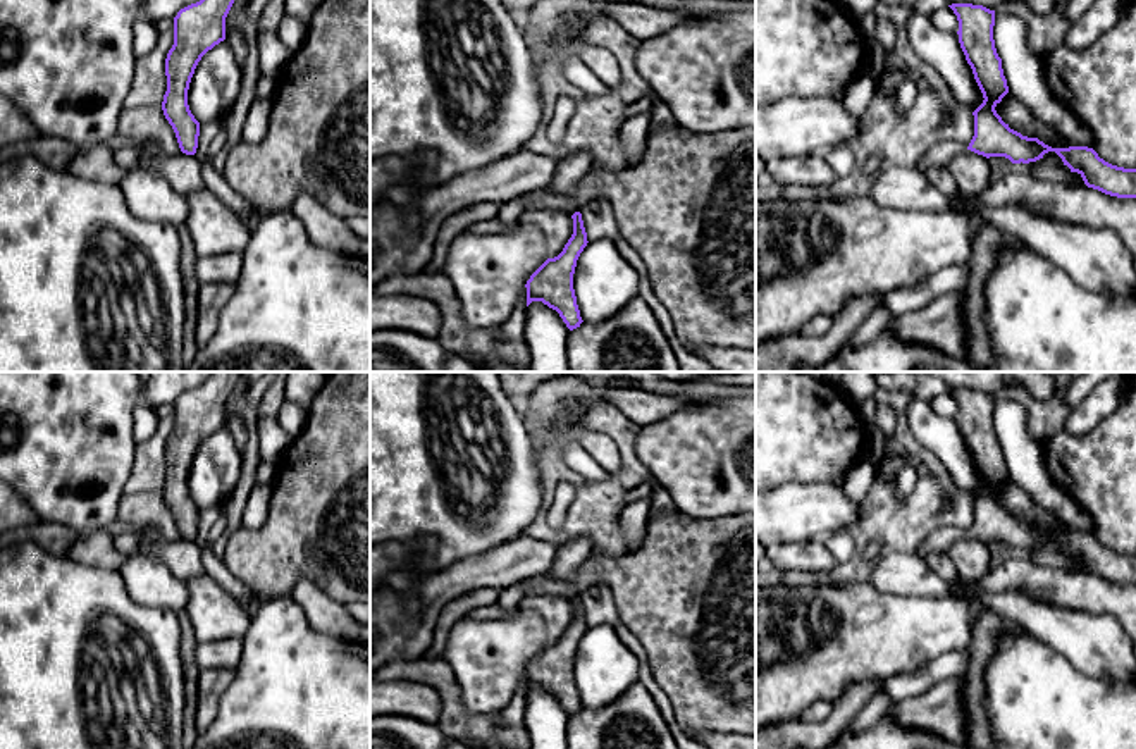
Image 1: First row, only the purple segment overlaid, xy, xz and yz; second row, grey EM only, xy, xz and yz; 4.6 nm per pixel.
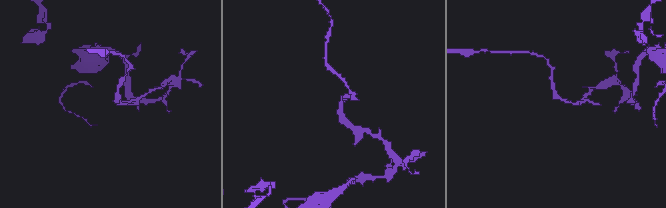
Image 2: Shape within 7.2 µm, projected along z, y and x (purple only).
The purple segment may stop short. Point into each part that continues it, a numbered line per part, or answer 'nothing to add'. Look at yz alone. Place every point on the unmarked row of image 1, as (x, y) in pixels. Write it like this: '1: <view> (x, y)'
nothing to add

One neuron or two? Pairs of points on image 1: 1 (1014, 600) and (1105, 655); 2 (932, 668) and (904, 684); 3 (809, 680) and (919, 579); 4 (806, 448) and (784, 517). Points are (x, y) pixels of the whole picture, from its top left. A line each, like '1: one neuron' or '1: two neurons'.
1: one neuron
2: one neuron
3: two neurons
4: two neurons

